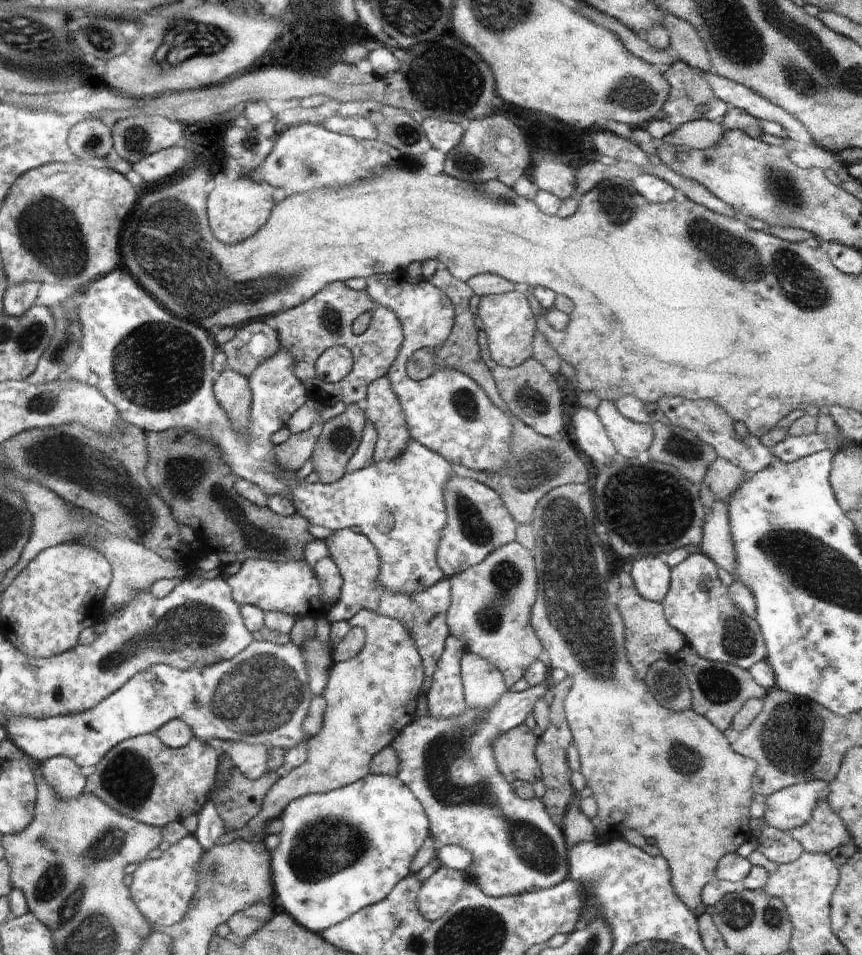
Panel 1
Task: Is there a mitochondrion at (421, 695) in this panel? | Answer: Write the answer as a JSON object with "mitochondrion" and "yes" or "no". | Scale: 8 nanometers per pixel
{"mitochondrion":"no"}

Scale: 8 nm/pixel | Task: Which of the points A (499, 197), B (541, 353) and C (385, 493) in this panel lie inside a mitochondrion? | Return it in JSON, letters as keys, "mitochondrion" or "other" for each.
{"A":"mitochondrion","B":"other","C":"other"}

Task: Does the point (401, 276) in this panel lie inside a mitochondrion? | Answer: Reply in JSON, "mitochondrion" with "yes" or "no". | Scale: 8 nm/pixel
{"mitochondrion":"no"}

